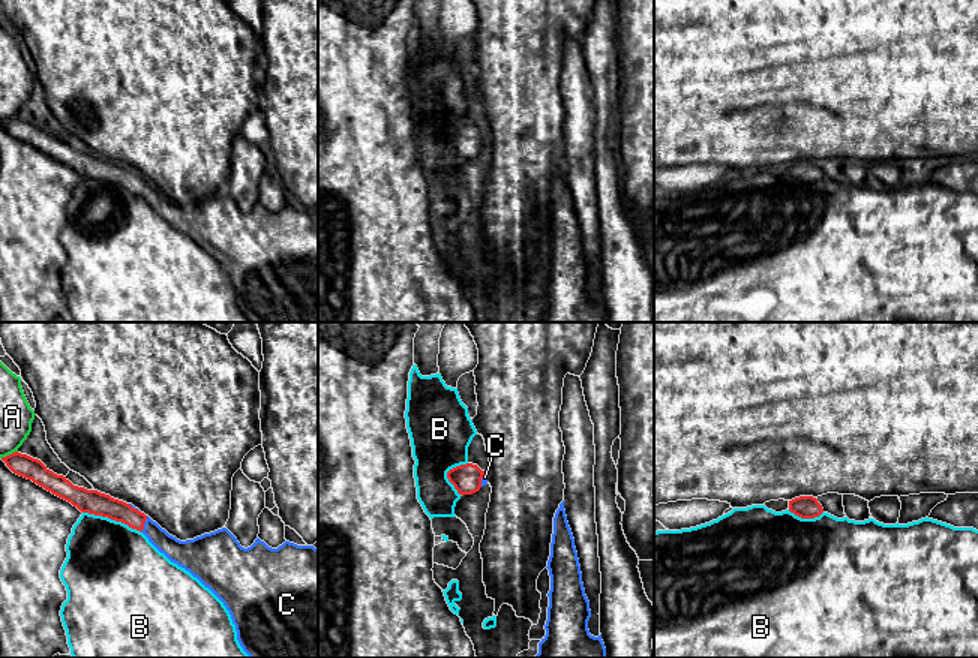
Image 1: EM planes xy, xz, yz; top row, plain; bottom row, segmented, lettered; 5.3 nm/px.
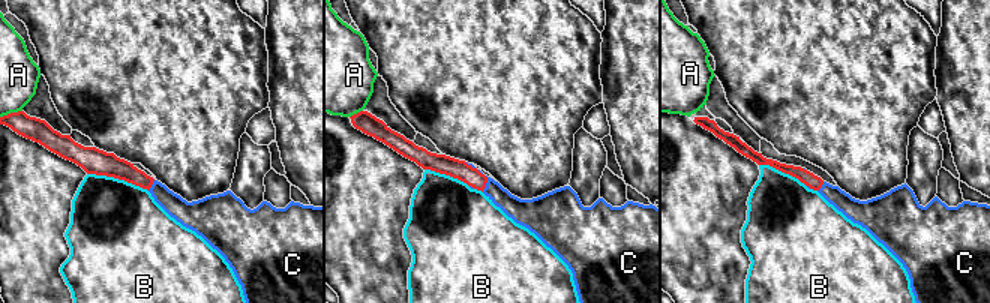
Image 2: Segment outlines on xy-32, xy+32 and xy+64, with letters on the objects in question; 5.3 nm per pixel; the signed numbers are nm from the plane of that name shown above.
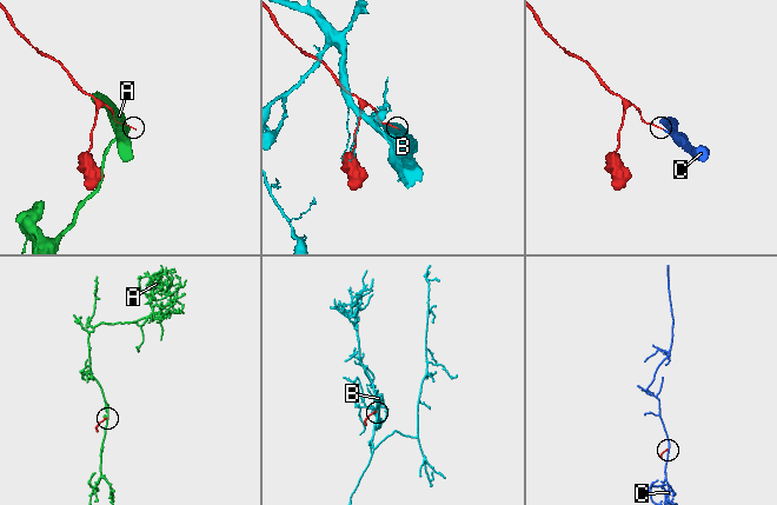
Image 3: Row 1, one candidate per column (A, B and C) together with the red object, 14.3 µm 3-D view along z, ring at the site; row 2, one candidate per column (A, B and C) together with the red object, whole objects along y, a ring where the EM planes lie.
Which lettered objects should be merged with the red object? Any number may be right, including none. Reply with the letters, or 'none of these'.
C

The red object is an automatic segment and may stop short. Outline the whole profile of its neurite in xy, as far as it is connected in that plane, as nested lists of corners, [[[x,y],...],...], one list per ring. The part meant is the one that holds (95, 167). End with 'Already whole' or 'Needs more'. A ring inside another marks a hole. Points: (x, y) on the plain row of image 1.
[[[15,115],[2,124],[14,138],[70,166],[81,177],[108,181],[142,196],[160,217],[189,235],[224,267],[236,289],[237,304],[250,322],[318,322],[318,213],[314,210],[285,205],[272,213],[256,202],[244,213],[226,192],[180,205],[132,168],[74,150],[38,123]]]. Needs more

